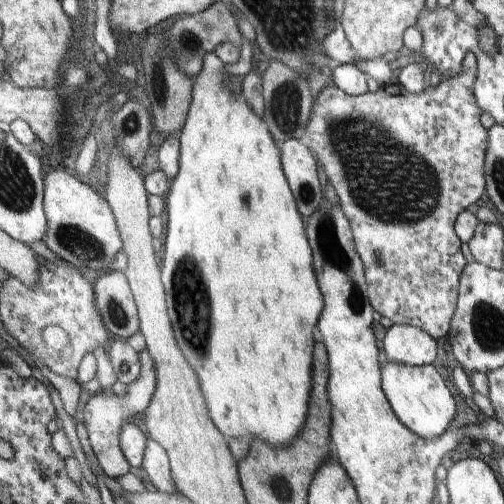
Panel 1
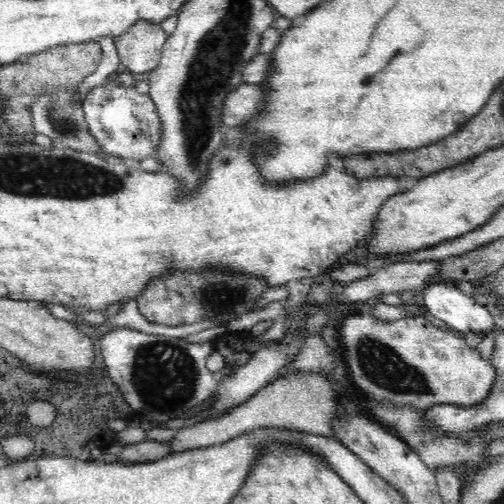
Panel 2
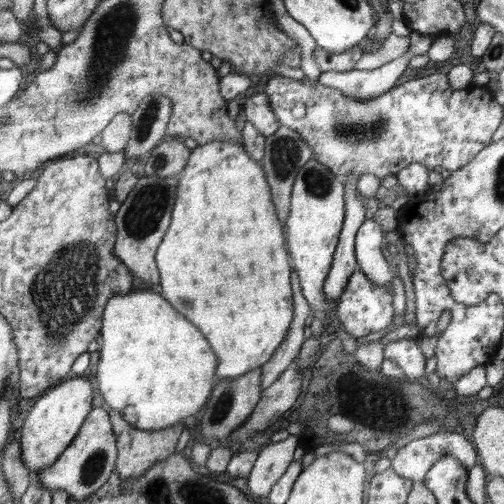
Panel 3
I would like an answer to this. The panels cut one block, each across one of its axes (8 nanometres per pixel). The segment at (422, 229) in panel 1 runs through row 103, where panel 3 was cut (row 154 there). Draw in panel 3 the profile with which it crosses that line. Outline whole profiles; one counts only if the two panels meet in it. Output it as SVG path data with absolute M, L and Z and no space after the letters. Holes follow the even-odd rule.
M271 74L271 78L263 78L259 82L263 86L263 94L267 98L267 106L273 112L279 126L287 126L297 132L305 144L309 144L313 160L327 166L327 170L335 176L345 174L373 174L379 180L383 176L395 176L399 170L409 166L413 160L423 164L427 170L441 166L441 170L453 172L473 160L493 138L497 126L501 124L501 106L495 102L491 90L487 86L475 88L467 86L463 90L451 90L445 84L445 74L433 74L417 80L403 82L395 86L381 98L373 98L373 102L363 104L353 98L343 96L339 90L333 90L323 84L309 84L305 80L291 80L279 74Z

